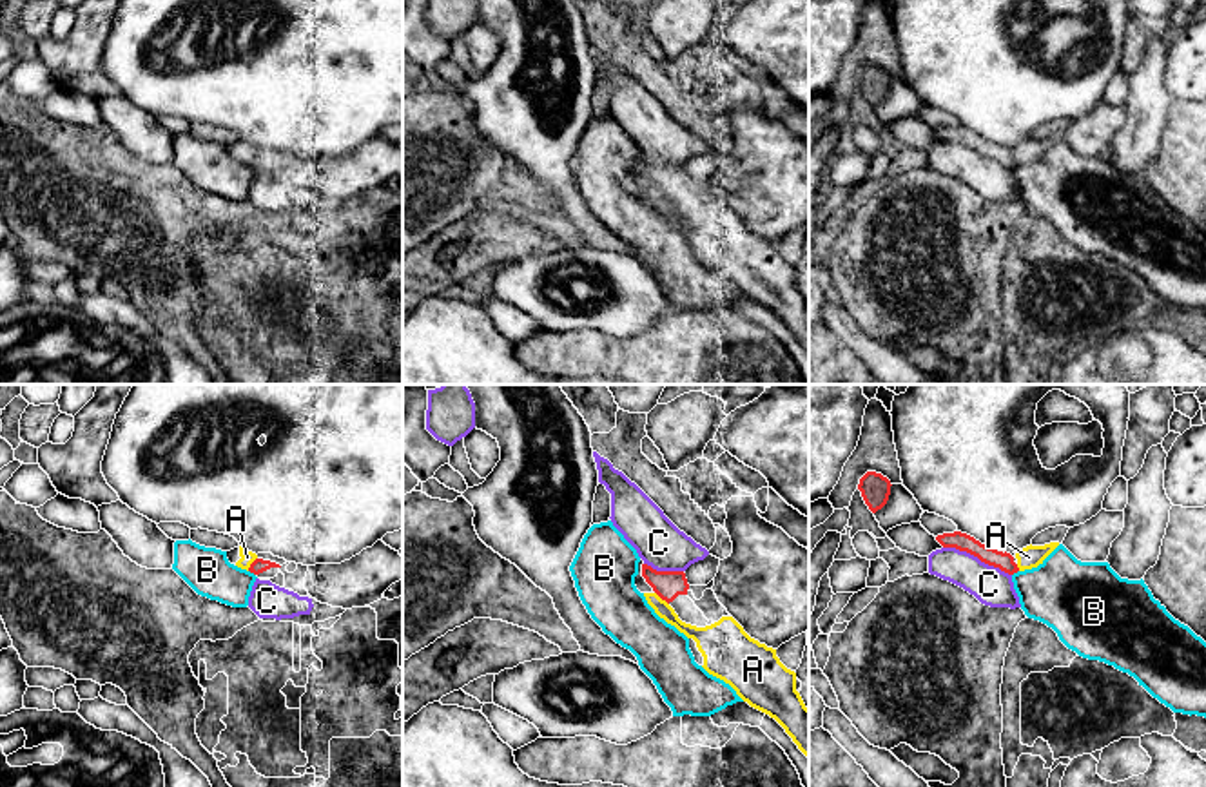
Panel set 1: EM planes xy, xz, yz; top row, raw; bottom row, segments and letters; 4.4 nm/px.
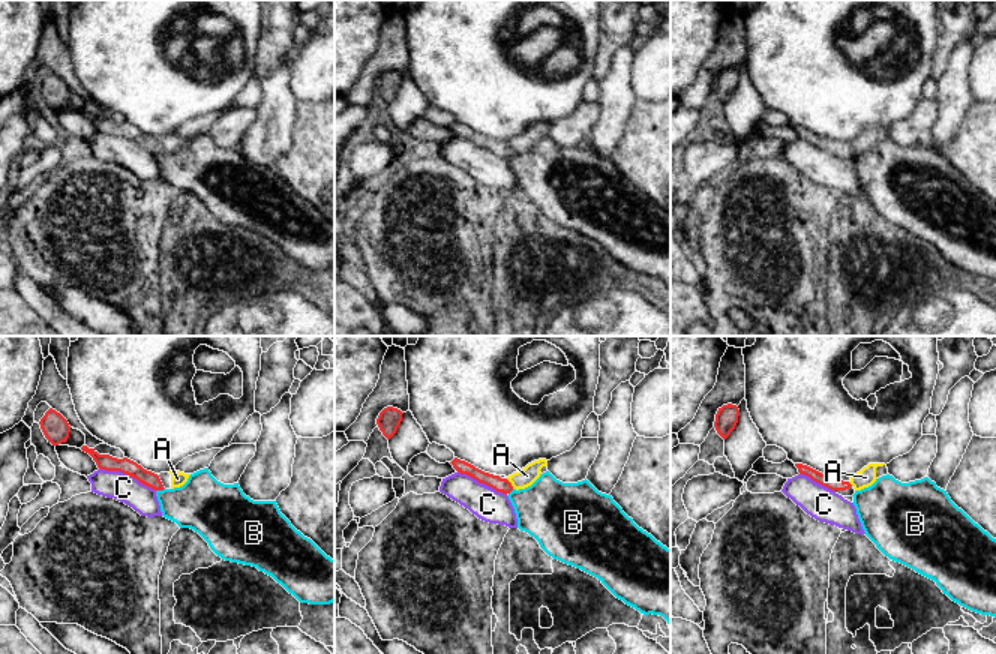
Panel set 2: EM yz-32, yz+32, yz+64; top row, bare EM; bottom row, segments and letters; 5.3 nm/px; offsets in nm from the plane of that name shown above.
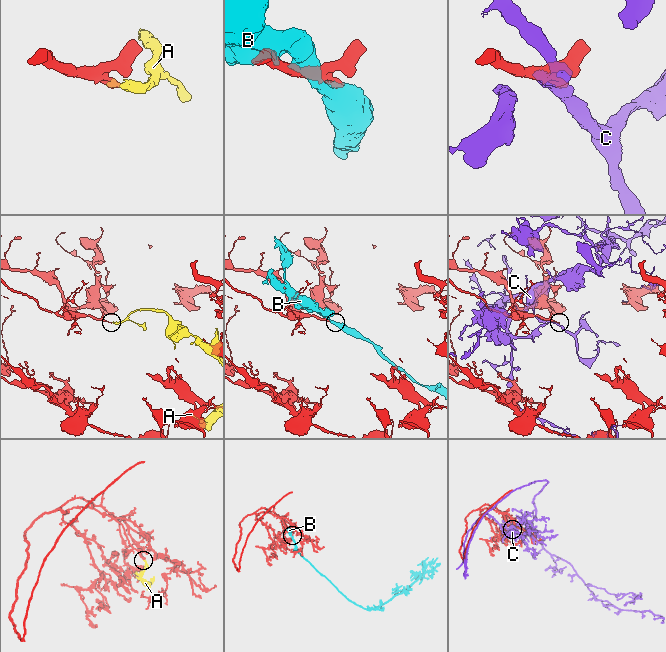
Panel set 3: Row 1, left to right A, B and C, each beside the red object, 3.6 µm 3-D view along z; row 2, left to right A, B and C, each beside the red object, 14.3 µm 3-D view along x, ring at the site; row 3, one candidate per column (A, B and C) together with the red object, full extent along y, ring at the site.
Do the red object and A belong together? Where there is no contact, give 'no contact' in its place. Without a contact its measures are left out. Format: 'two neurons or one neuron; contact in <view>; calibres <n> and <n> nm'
one neuron; contact in xz; calibres 130 and 90 nm

